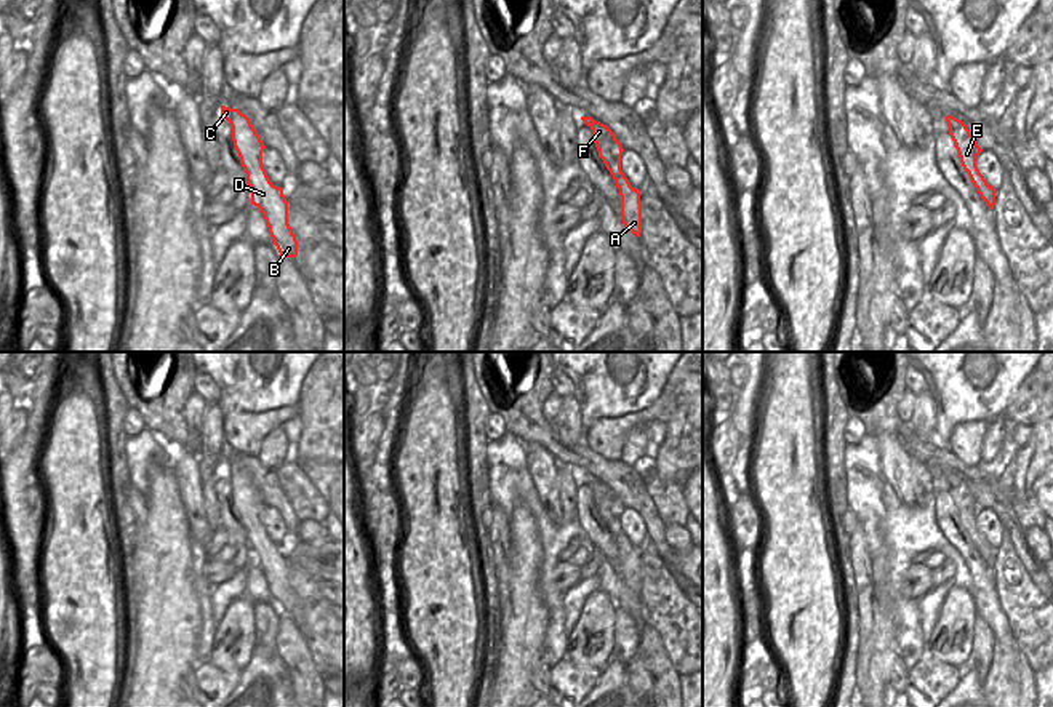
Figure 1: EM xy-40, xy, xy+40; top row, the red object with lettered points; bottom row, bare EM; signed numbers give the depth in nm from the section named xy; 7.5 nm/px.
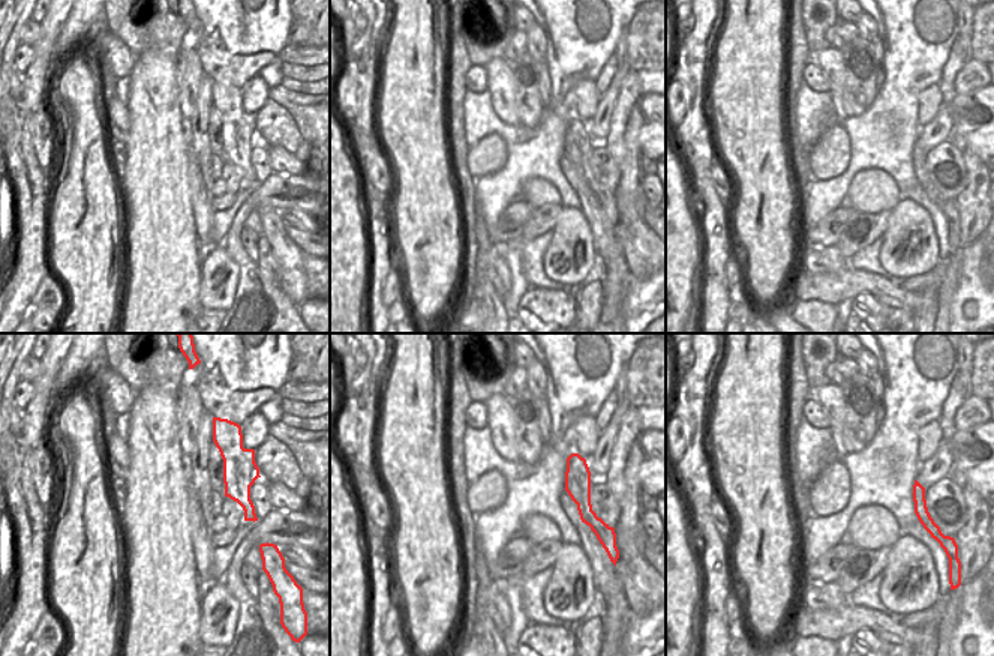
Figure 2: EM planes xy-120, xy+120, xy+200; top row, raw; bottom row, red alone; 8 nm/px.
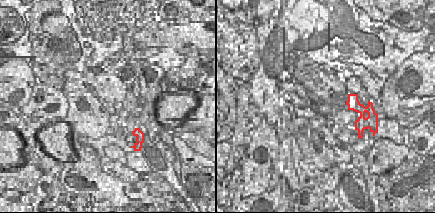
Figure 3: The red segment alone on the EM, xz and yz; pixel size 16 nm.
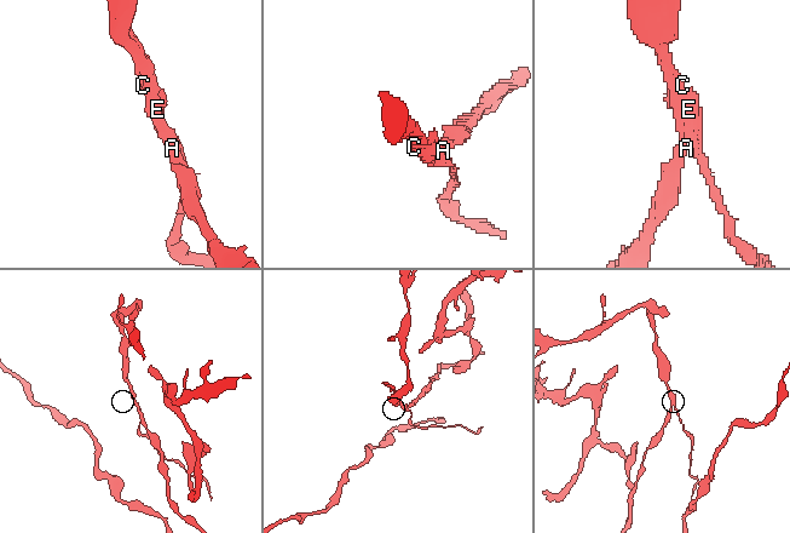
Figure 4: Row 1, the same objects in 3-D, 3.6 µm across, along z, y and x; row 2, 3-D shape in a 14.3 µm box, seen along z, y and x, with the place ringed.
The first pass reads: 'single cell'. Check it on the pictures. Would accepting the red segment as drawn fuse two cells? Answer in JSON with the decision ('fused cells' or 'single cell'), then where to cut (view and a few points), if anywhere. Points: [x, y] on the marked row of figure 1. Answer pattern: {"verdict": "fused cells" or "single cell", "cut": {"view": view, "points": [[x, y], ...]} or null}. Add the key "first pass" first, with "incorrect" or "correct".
{"first pass": "incorrect", "verdict": "fused cells", "cut": {"view": "xy", "points": [[616, 139], [605, 141], [597, 149]]}}

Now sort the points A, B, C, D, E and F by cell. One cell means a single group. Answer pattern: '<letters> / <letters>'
A B C D F / E

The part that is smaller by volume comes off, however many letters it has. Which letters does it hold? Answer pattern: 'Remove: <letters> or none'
Remove: E

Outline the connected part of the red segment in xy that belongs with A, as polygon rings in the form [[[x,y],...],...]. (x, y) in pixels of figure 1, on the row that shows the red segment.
[[[640,190],[619,192],[621,195],[621,219],[623,224],[635,235],[642,234],[642,203]]]

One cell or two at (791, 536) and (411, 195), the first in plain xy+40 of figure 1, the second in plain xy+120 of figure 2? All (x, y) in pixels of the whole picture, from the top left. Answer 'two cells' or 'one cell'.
one cell

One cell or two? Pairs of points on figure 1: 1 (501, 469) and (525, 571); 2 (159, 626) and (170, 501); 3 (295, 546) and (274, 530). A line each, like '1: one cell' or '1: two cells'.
1: two cells
2: one cell
3: two cells

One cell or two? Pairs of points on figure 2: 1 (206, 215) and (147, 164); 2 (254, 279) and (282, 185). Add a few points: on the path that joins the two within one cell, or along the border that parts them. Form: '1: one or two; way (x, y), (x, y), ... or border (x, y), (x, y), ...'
1: two; border (186, 168), (195, 234), (198, 237)
2: one; way (236, 252), (236, 227), (243, 212), (255, 200)

